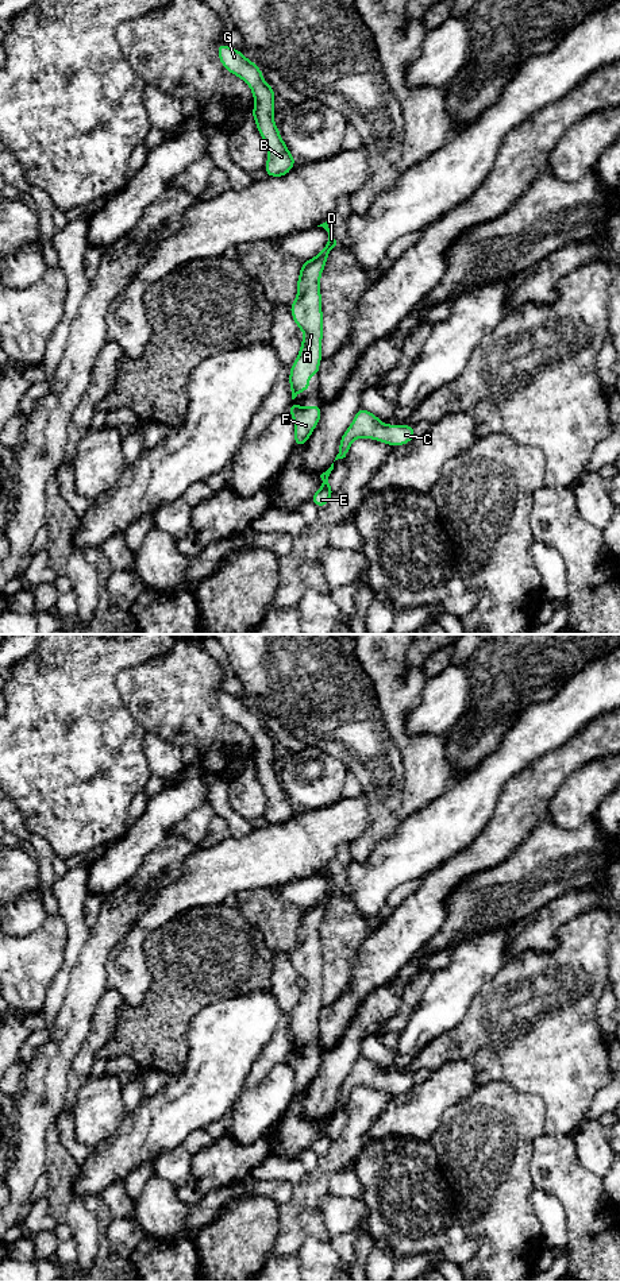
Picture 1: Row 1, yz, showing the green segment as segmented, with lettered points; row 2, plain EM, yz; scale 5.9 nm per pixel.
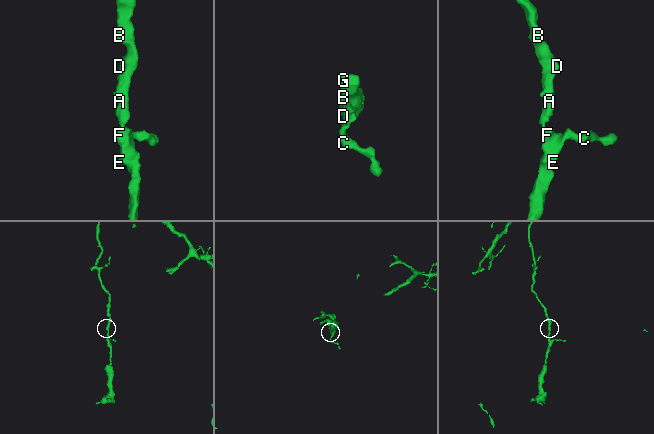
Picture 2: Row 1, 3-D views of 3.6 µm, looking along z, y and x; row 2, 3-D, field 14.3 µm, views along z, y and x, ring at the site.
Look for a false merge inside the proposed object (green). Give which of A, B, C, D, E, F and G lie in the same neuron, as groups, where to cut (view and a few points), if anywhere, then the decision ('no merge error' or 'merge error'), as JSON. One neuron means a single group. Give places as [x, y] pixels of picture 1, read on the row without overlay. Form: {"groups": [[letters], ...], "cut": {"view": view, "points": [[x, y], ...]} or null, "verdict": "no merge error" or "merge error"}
{"groups": [["A", "B", "C", "D", "E", "F", "G"]], "cut": null, "verdict": "no merge error"}

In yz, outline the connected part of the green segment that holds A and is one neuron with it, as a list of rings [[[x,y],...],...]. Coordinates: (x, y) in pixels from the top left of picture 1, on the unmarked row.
[[[327,869],[317,873],[328,880],[328,891],[311,908],[304,908],[297,927],[297,943],[290,953],[290,961],[297,976],[304,980],[300,1000],[290,1015],[289,1031],[292,1047],[300,1039],[309,1036],[309,1024],[319,1023],[323,986],[323,959],[320,942],[320,924],[330,899],[339,895]]]

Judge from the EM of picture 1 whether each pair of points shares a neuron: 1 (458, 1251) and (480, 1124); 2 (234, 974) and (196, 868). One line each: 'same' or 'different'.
1: same
2: different

